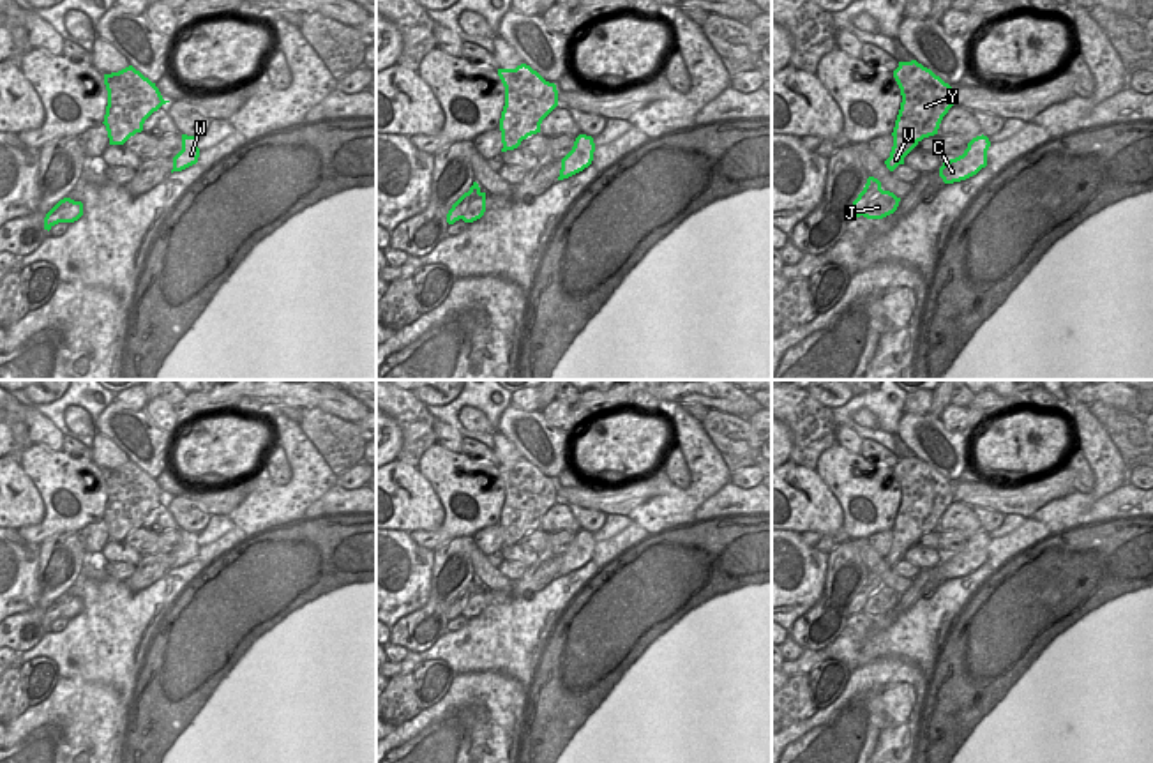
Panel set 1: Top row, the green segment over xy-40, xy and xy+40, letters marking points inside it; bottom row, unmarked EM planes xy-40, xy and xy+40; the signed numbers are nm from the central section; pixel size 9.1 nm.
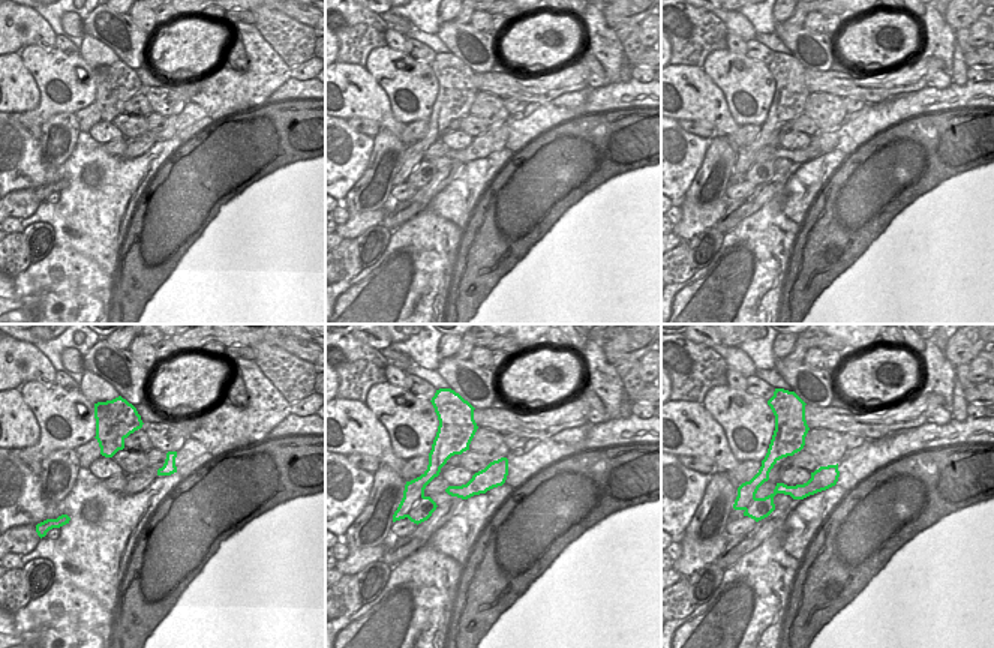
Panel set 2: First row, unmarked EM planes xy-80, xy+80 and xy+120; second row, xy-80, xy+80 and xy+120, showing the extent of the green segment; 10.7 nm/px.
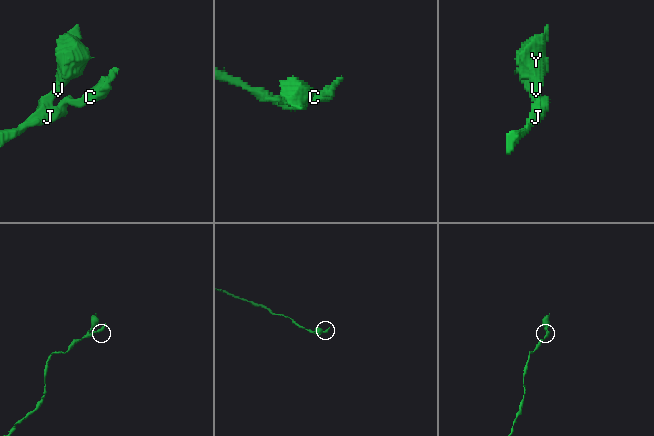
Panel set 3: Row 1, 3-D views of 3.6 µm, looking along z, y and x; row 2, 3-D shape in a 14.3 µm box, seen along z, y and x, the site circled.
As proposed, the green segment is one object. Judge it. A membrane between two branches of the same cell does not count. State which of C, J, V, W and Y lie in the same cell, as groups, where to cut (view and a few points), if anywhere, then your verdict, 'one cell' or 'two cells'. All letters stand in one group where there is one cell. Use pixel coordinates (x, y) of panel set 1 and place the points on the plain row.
groups C J V W Y; cut none; one cell

